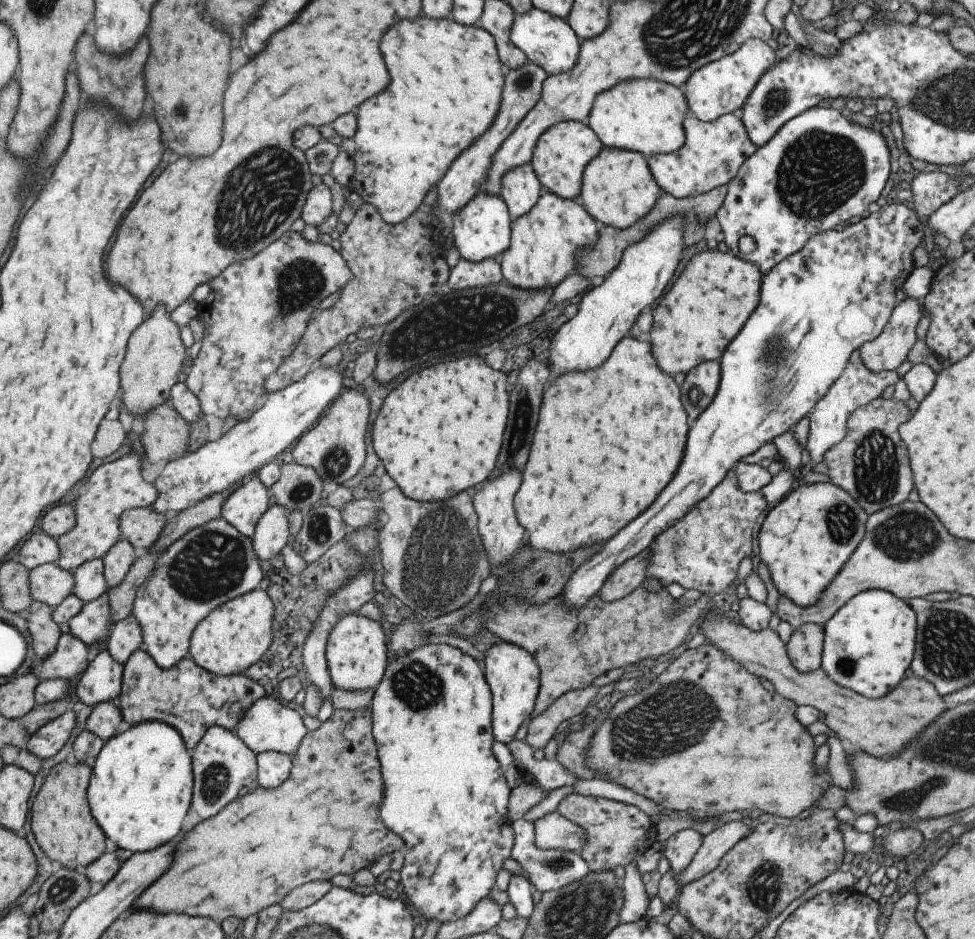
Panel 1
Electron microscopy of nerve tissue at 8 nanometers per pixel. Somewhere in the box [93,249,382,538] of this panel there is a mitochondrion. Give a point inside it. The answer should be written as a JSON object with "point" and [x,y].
{"point":[299,285]}

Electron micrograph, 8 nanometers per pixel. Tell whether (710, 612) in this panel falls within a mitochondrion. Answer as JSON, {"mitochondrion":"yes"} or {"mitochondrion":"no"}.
{"mitochondrion":"no"}

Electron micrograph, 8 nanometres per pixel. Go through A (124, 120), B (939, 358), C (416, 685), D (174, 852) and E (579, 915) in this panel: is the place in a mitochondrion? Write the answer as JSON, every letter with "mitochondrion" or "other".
{"A":"other","B":"other","C":"mitochondrion","D":"other","E":"mitochondrion"}

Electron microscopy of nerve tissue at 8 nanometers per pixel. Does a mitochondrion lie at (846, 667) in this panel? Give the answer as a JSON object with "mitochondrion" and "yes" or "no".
{"mitochondrion":"yes"}

